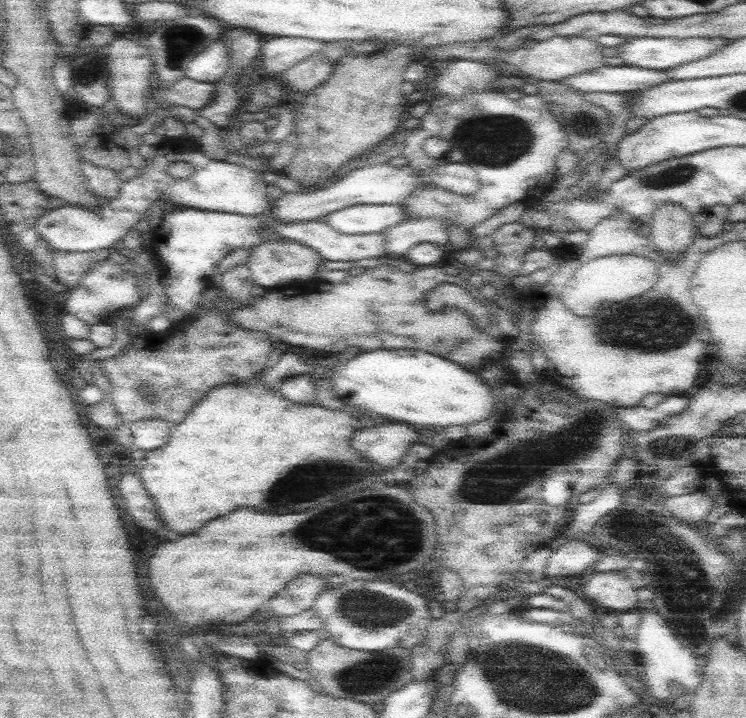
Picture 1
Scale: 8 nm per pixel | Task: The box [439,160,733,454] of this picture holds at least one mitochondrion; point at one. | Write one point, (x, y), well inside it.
(659, 327)

